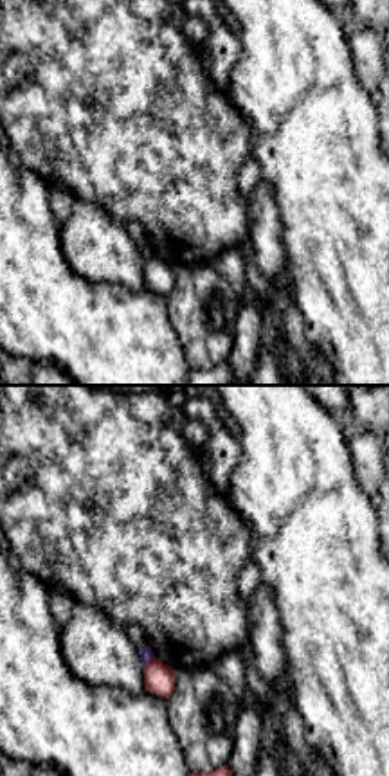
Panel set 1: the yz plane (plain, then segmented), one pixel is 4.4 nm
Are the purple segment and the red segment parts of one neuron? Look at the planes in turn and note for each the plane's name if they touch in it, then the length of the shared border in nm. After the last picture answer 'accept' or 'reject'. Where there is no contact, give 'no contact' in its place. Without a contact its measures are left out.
contact in yz; length 70 nm

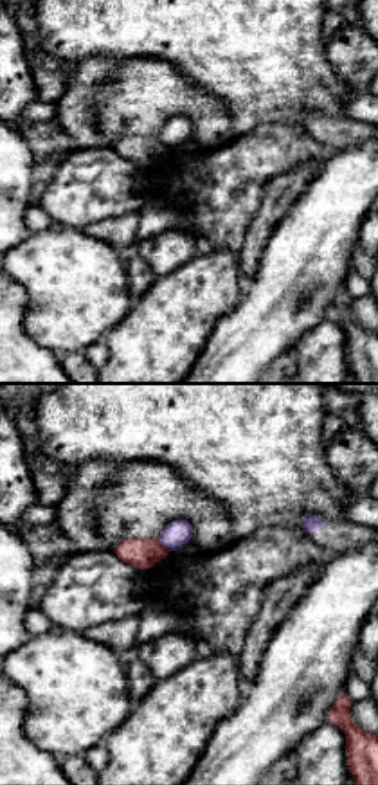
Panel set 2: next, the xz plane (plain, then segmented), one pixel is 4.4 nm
contact in xz; length 90 nm

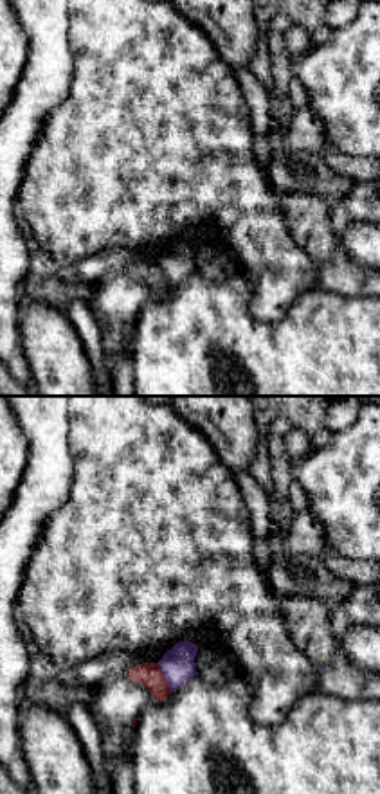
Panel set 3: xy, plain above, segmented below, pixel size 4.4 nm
contact in xy; length 150 nm

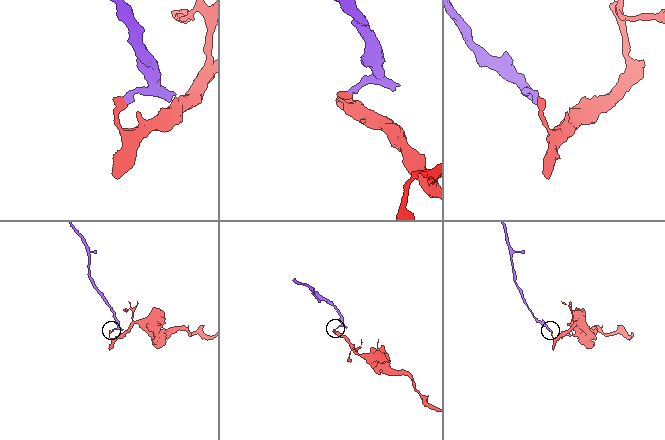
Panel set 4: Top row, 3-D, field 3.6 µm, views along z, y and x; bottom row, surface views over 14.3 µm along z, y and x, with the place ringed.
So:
reject

